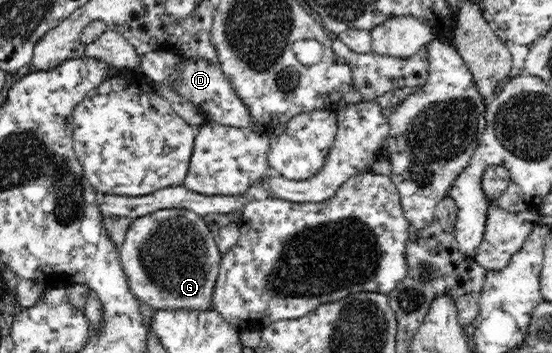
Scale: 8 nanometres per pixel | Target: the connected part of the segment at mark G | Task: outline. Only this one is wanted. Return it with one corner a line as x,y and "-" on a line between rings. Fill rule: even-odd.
162,209
145,217
134,218
119,253
128,285
139,300
139,305
146,304
153,310
210,310
212,293
219,274
219,264
223,257
214,236
203,217
190,210

